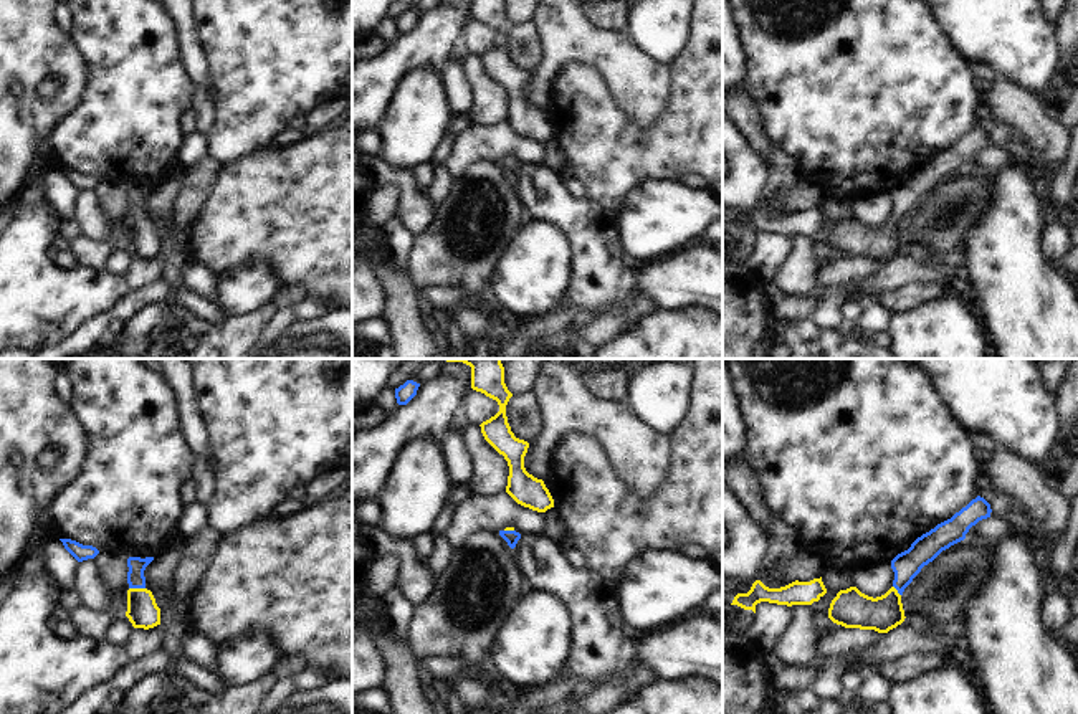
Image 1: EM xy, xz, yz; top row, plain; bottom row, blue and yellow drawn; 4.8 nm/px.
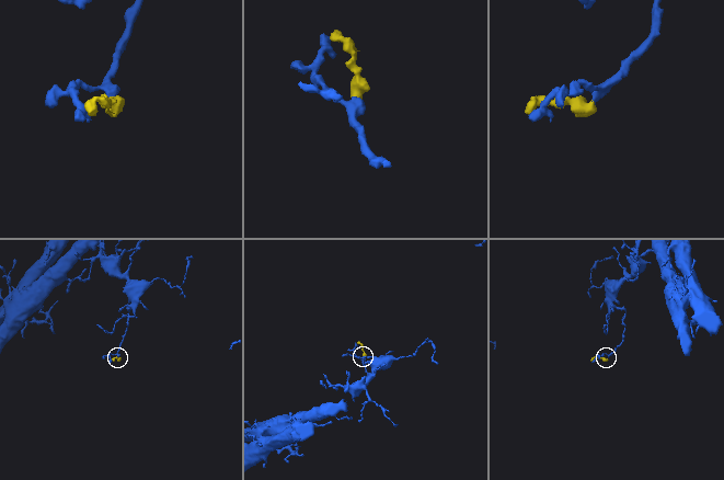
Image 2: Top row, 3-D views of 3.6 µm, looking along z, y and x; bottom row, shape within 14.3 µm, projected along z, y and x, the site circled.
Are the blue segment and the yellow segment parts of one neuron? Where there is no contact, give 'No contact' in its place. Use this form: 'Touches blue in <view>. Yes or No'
Touches blue in xy. Yes.

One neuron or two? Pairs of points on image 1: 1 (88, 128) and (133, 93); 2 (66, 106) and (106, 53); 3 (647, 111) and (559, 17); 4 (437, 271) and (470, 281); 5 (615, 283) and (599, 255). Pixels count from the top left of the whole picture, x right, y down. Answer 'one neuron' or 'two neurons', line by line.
1: one neuron
2: two neurons
3: one neuron
4: one neuron
5: one neuron

